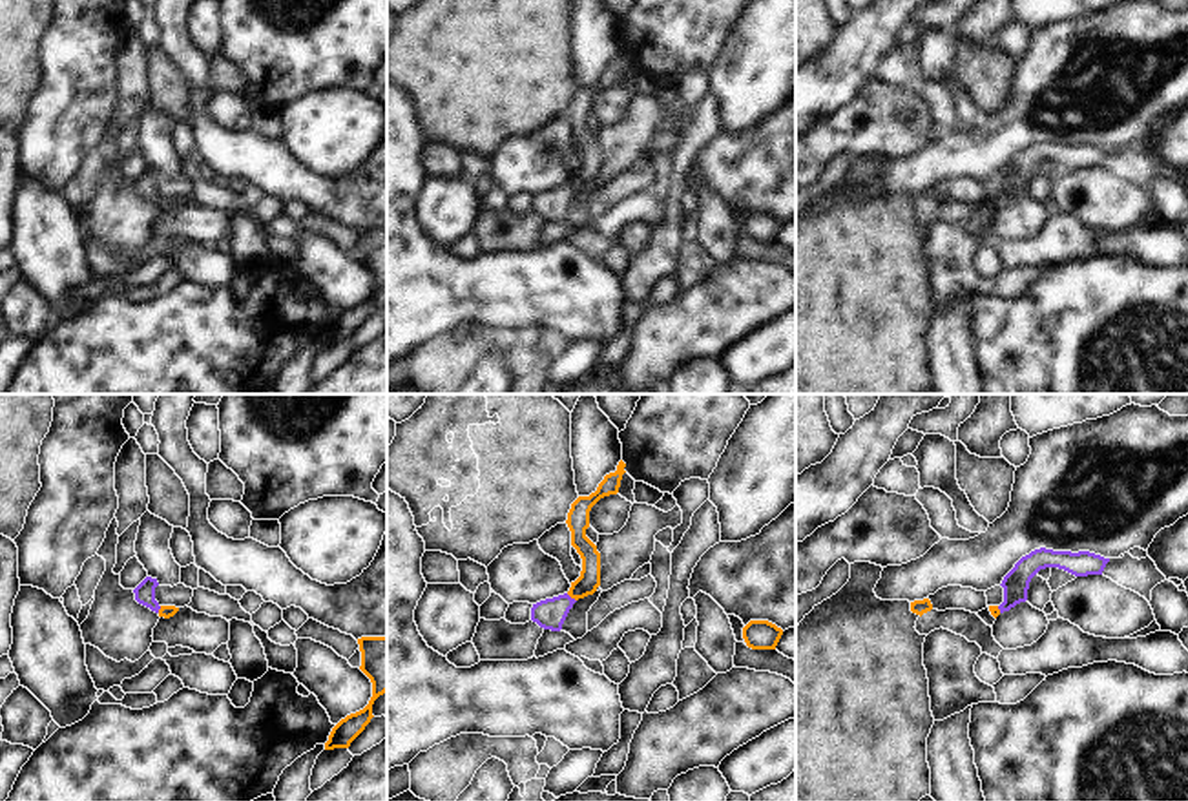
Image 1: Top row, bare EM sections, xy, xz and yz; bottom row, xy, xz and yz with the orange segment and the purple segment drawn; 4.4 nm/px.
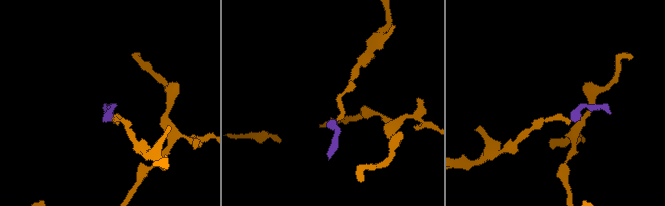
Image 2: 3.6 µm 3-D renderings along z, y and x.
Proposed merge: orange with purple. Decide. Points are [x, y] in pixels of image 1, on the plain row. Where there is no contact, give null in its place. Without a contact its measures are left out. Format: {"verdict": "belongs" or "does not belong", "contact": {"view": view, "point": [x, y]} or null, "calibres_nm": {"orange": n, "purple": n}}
{"verdict": "belongs", "contact": {"view": "xz", "point": [572, 188]}, "calibres_nm": {"orange": 100, "purple": 140}}

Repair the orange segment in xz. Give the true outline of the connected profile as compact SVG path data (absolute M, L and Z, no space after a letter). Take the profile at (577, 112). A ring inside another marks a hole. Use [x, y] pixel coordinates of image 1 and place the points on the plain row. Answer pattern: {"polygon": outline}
{"polygon": "M620 51L615 64L604 68L597 82L589 88L578 88L568 104L568 119L571 122L571 137L582 150L580 168L571 173L568 184L540 192L531 199L531 212L544 221L560 223L562 215L578 190L593 186L600 177L600 144L586 128L589 119L589 102L604 88L617 86L626 55Z"}

